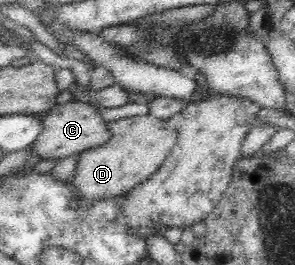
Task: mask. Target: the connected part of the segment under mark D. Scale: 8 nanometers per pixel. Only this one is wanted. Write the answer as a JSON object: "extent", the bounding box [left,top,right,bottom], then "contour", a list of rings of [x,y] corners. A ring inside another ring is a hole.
{"extent":[68,114,176,209],"contour":[[[150,114],[108,121],[106,127],[110,129],[108,142],[79,153],[76,171],[68,179],[70,191],[72,191],[72,200],[68,203],[76,209],[80,207],[87,209],[94,201],[130,192],[137,184],[150,178],[160,169],[166,157],[171,153],[174,142],[176,142],[176,130],[166,125],[166,119],[162,120]]]}

